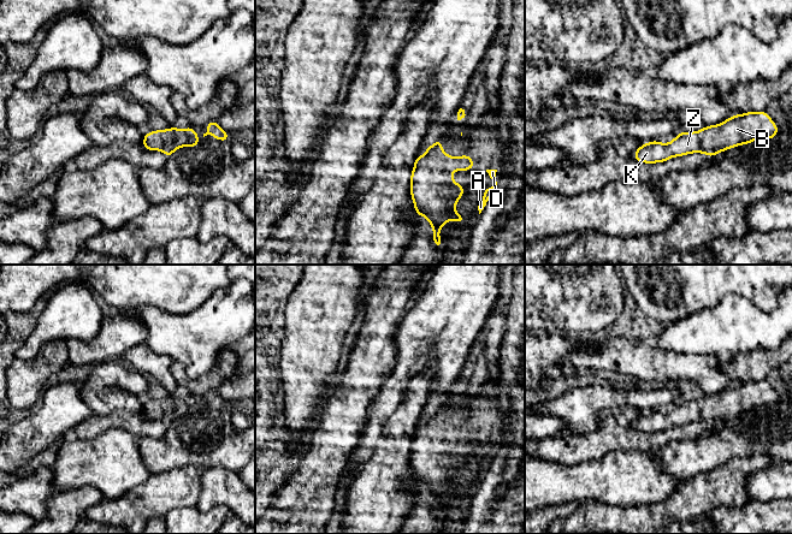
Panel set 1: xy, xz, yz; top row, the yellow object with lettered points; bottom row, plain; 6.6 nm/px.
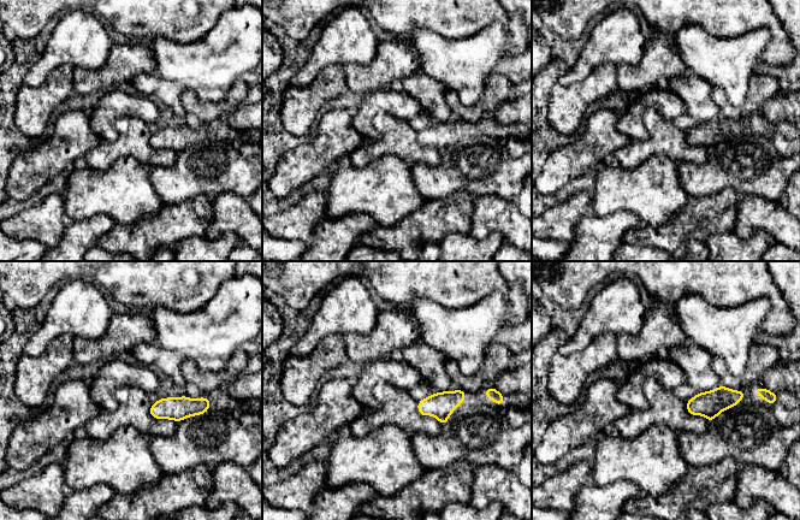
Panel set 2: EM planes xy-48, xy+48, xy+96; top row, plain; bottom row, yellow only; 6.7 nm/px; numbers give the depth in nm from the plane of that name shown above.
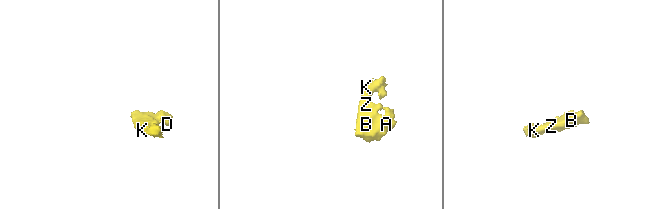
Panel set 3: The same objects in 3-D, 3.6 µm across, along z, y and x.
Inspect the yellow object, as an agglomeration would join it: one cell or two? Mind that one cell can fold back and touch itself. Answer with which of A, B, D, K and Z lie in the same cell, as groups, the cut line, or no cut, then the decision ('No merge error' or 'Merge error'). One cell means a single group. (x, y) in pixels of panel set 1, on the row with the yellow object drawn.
Groups: A B D K Z. No split. No merge error

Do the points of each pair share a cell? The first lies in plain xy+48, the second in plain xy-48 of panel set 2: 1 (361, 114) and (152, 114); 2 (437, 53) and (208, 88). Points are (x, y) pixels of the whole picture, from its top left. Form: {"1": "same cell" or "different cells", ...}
{"1": "same cell", "2": "same cell"}

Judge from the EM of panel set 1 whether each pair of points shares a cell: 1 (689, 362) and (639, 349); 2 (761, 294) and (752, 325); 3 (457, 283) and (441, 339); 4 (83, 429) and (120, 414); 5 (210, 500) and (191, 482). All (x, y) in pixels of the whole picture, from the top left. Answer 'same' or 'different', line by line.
1: same
2: different
3: same
4: same
5: different

